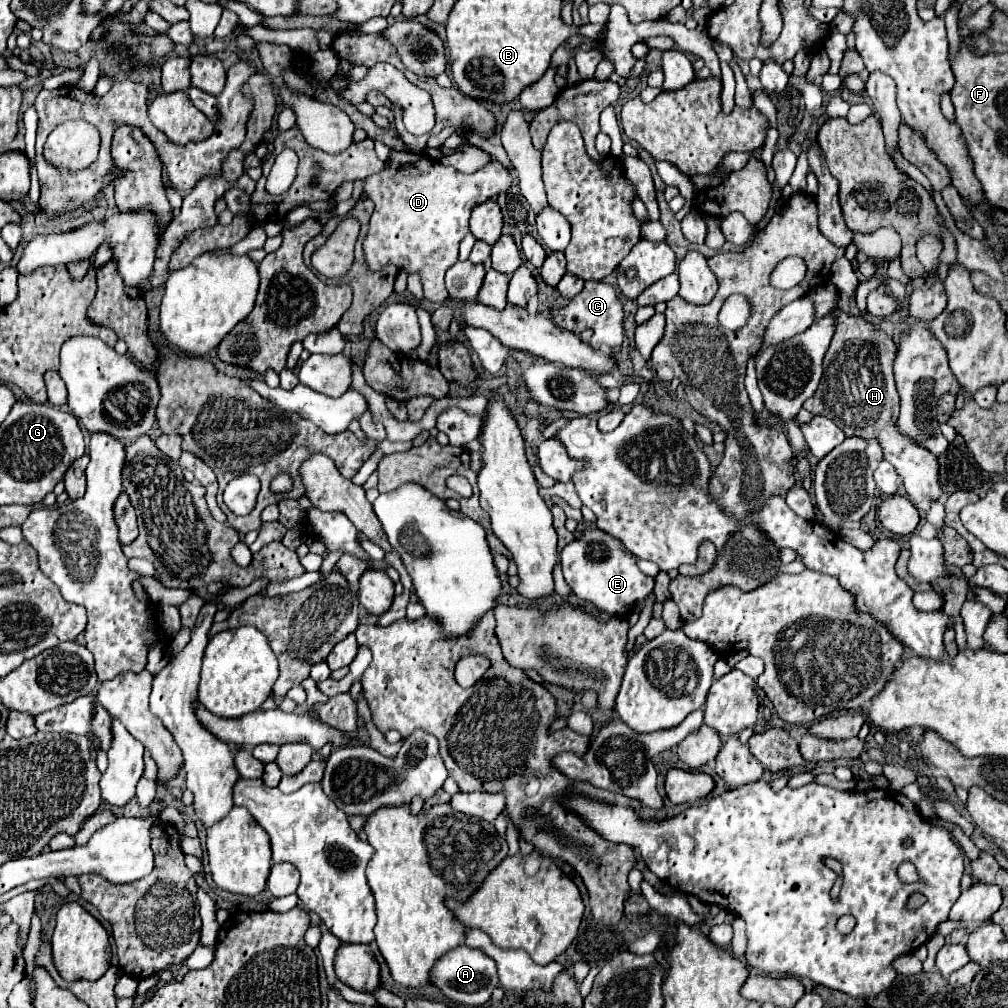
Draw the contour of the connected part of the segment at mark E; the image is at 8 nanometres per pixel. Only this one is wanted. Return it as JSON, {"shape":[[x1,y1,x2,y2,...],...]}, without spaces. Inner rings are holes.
{"shape":[[600,528,586,530,572,544,568,544,560,552,560,562,570,590,578,598,592,602,598,610,604,610,612,616,620,616,620,618,626,616,628,612,632,612,634,602,644,600,648,592,654,588,654,578,644,576,636,566,636,560,624,550,624,546,620,546,614,536,602,532],[596,544,600,544,602,548,602,556,598,558,594,550]]}

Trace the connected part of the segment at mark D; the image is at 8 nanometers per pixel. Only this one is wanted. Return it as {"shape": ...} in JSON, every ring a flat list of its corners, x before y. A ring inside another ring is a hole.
{"shape":[[392,152,390,156,396,158,388,158,382,172,362,180,364,192,374,202,370,230,364,240,366,264,374,272,394,264,406,274,418,274,426,300,438,304,450,302,444,274,458,260,458,244,470,232,470,210,476,204,506,192,514,180,498,160,486,164,474,174,462,174,452,166,426,158,424,154,398,156]]}

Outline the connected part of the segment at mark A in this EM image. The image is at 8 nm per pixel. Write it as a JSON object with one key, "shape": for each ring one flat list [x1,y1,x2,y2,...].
{"shape":[[458,946,458,948,446,952,434,964,432,982,454,1002,464,1004,464,1006,480,1006,492,996,492,990,498,986,498,972,496,972,494,960,490,960,490,956,478,952,476,948]]}

